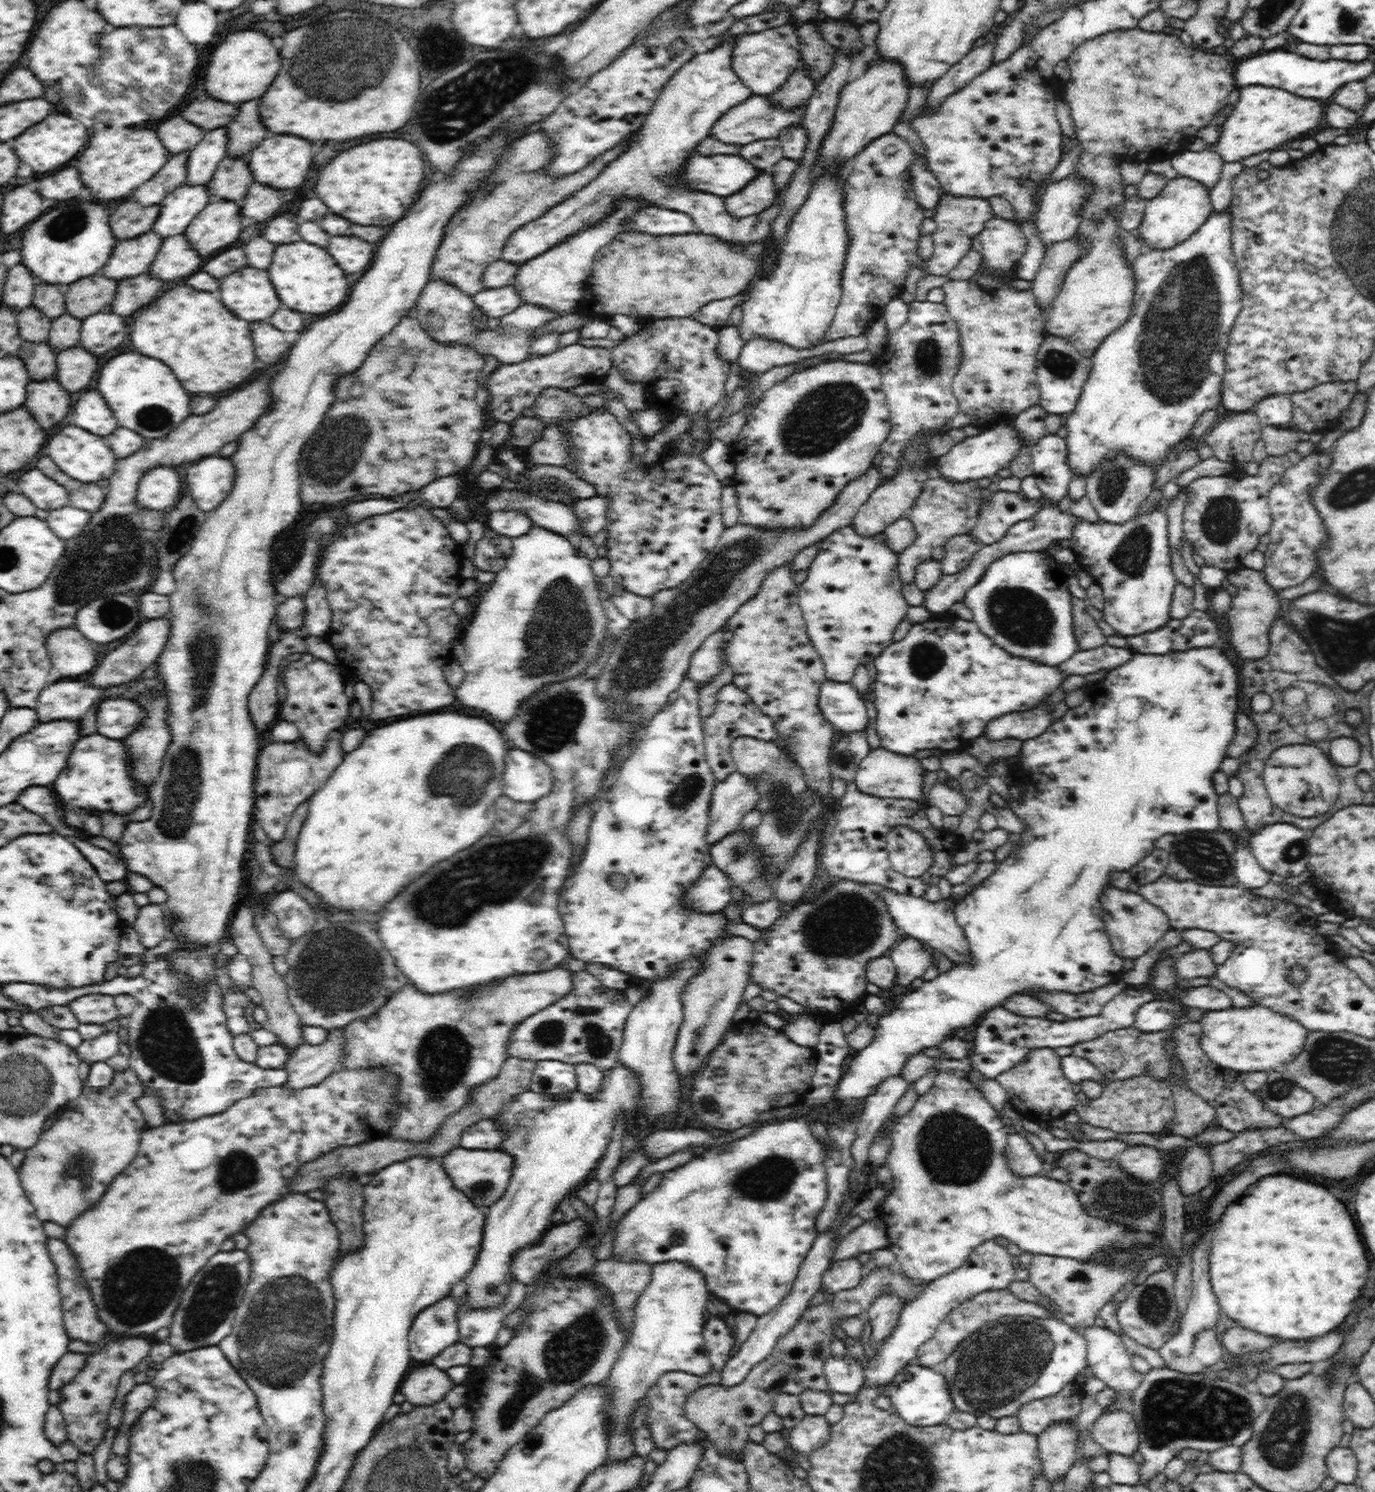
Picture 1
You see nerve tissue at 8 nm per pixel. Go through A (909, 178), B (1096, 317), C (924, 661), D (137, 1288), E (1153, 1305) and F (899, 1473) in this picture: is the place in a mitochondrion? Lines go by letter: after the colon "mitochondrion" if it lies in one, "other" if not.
A: other
B: other
C: mitochondrion
D: mitochondrion
E: mitochondrion
F: mitochondrion

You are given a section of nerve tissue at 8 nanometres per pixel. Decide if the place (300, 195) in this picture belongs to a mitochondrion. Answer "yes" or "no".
no

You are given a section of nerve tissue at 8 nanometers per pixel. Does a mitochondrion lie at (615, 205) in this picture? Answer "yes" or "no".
no

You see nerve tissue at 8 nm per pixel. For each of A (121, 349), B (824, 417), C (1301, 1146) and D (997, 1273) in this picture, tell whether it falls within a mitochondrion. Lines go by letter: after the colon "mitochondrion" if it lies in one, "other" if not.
A: other
B: mitochondrion
C: other
D: other

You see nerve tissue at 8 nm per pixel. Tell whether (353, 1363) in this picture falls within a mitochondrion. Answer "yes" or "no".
no

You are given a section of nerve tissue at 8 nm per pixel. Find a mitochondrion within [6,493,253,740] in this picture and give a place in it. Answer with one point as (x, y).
(115, 542)

